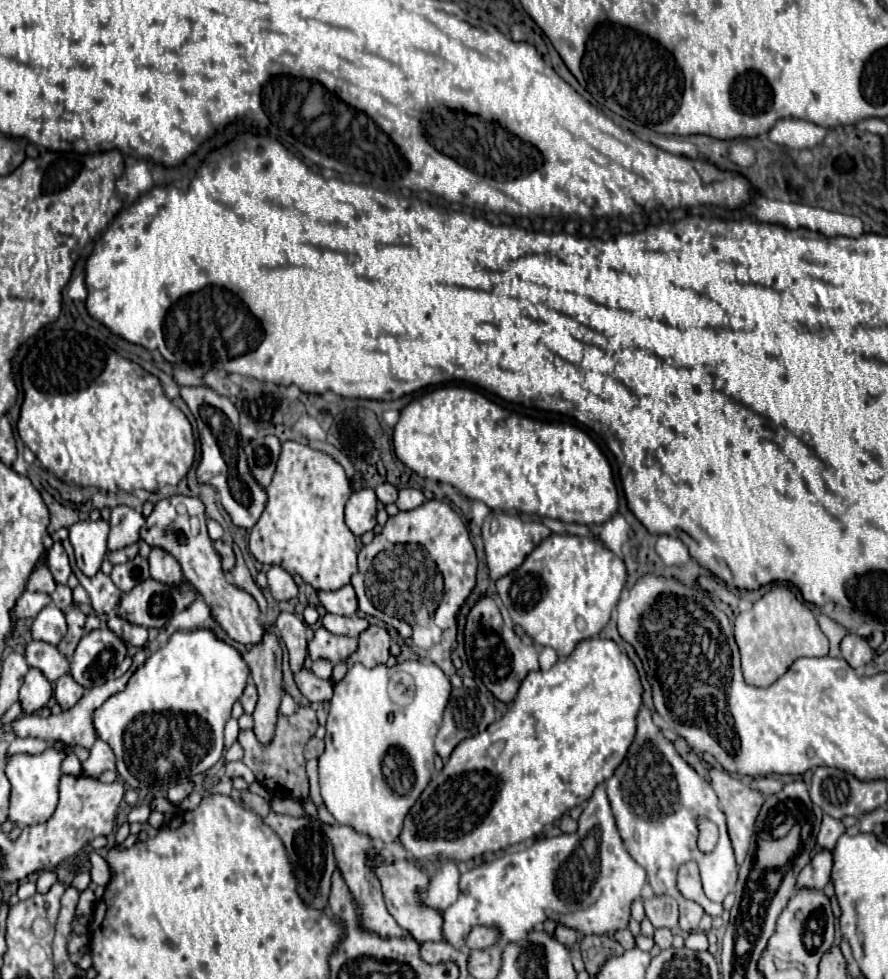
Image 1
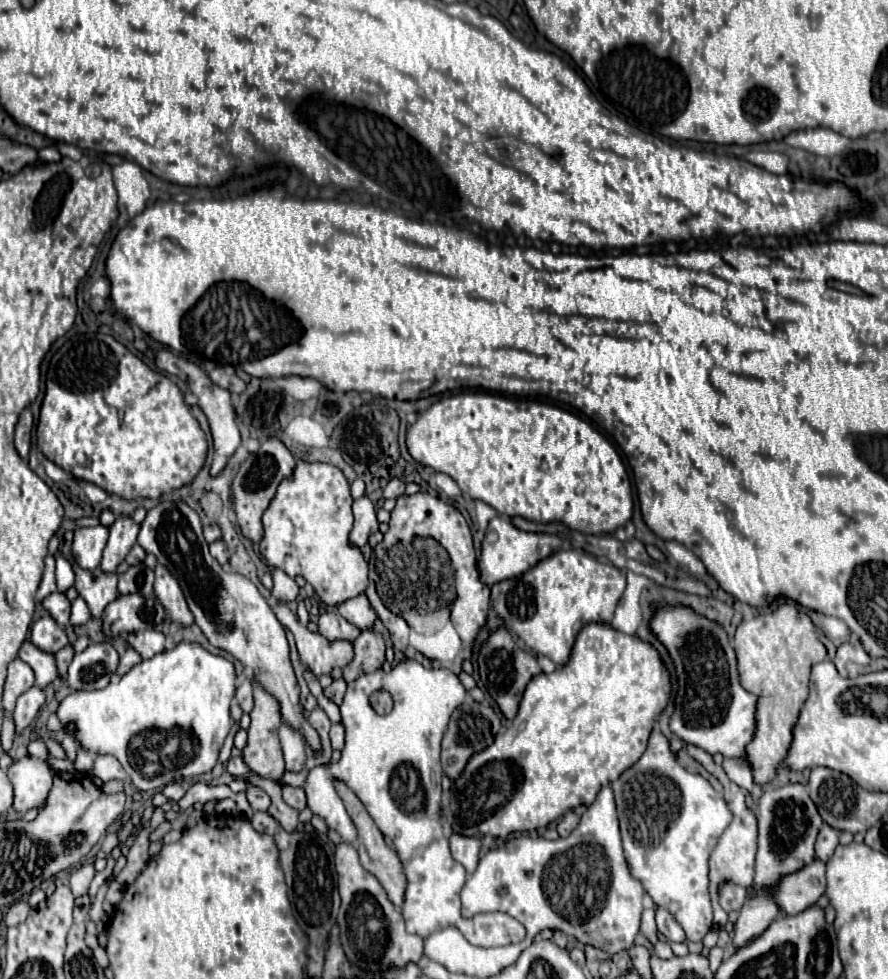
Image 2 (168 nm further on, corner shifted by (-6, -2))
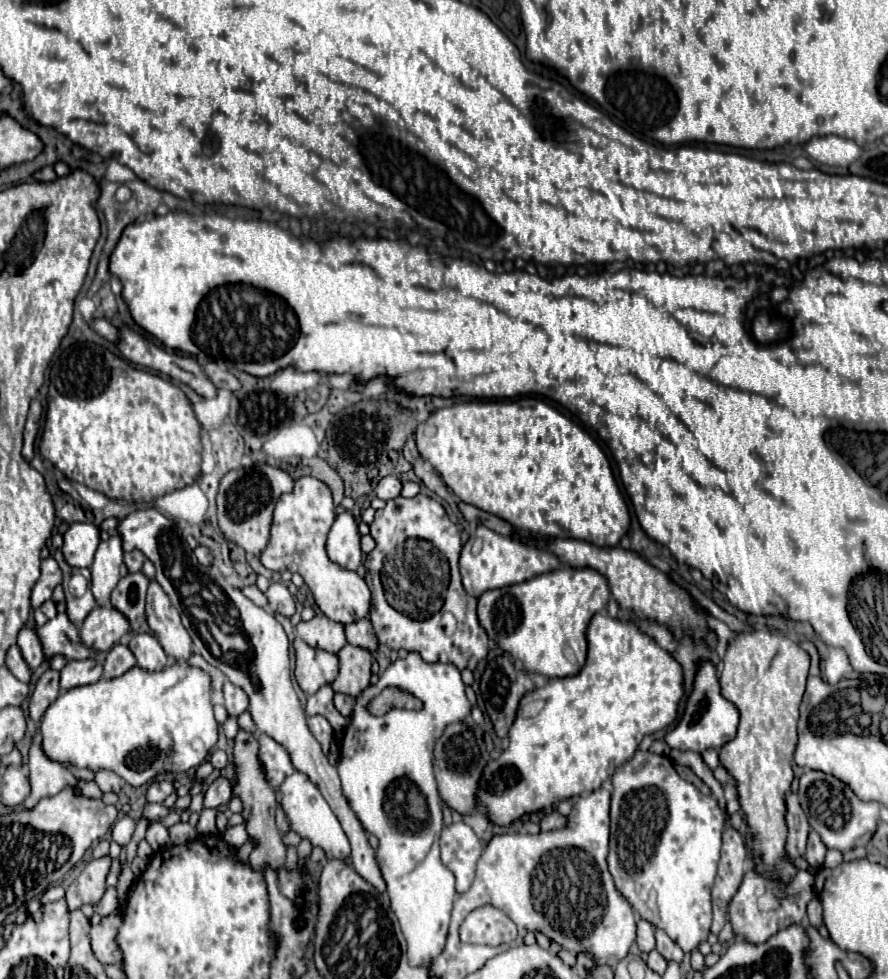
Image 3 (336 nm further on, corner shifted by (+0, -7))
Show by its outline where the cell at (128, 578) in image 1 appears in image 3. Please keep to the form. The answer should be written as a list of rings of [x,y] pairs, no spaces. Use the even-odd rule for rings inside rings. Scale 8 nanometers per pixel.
[[[142,572],[126,574],[112,592],[112,606],[128,616],[134,622],[138,616],[144,614],[144,600],[146,600],[148,578]]]

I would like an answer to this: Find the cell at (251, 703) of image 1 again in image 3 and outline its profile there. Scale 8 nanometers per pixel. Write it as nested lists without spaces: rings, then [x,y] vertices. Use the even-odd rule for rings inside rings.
[[[226,682],[224,684],[224,700],[226,700],[226,710],[230,716],[240,716],[242,712],[248,710],[248,696],[242,688]]]

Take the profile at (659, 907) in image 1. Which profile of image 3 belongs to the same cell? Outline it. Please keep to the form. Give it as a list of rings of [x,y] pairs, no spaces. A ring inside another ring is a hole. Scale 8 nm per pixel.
[[[654,928],[654,932],[656,932],[656,950],[658,950],[666,960],[676,960],[676,962],[680,962],[682,956],[684,956],[682,948],[680,948],[672,938],[668,938],[668,934],[666,934],[664,930]]]

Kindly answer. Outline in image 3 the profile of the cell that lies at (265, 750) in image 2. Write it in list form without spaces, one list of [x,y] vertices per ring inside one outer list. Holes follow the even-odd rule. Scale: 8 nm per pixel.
[[[240,730],[236,734],[236,738],[234,738],[234,764],[236,764],[236,768],[240,768],[240,772],[236,772],[236,788],[232,788],[232,792],[244,804],[242,816],[246,818],[248,836],[256,838],[256,842],[258,842],[258,846],[250,854],[250,864],[256,870],[262,870],[266,864],[270,864],[272,868],[280,868],[286,862],[286,846],[284,846],[282,834],[278,832],[276,822],[274,822],[276,792],[268,784],[268,778],[264,776],[264,768],[262,768],[260,758],[258,758],[256,734],[250,734],[250,732],[244,732],[244,730]]]

